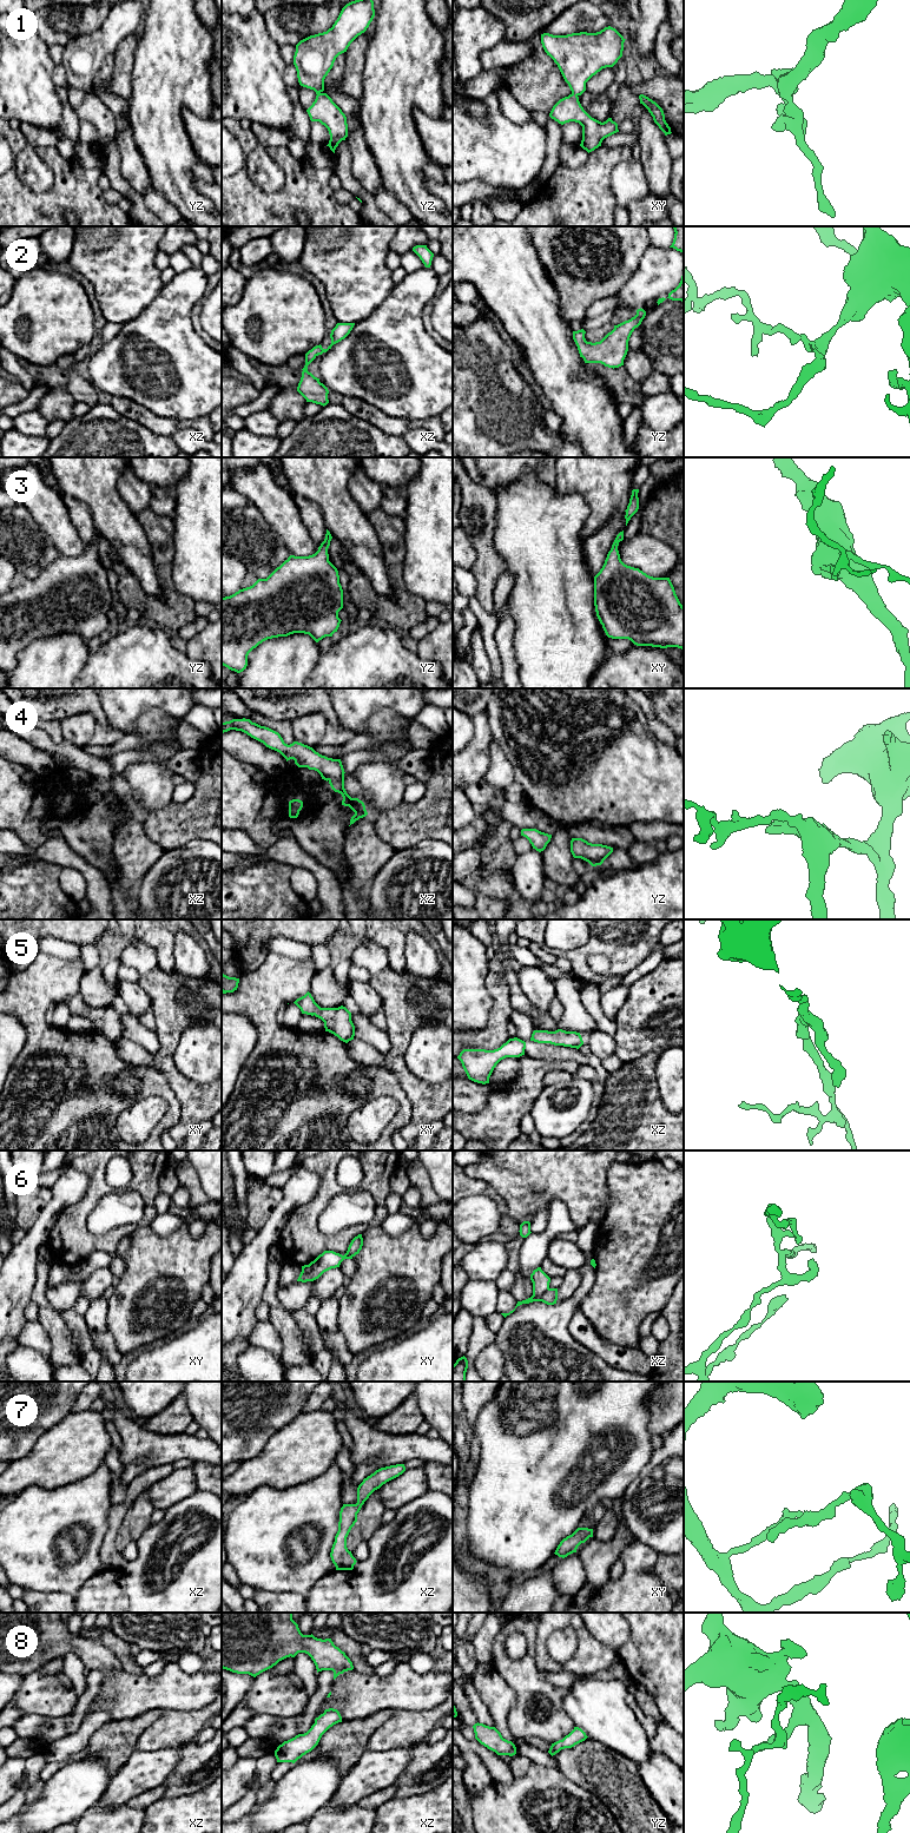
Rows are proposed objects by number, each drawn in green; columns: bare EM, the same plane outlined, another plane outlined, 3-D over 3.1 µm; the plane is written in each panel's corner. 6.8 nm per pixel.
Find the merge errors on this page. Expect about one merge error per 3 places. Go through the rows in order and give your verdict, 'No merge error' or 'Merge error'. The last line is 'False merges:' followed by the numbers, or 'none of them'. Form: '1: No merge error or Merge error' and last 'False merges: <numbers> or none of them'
1: No merge error
2: No merge error
3: No merge error
4: No merge error
5: No merge error
6: Merge error
7: No merge error
8: No merge error
False merges: 6

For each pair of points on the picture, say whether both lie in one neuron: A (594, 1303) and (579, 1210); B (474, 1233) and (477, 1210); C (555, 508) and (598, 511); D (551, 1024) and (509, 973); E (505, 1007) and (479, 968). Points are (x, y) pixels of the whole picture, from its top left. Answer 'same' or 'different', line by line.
A: different
B: same
C: different
D: same
E: different

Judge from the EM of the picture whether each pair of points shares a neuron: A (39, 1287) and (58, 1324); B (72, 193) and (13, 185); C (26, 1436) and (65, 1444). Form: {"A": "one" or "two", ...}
{"A": "one", "B": "one", "C": "two"}

